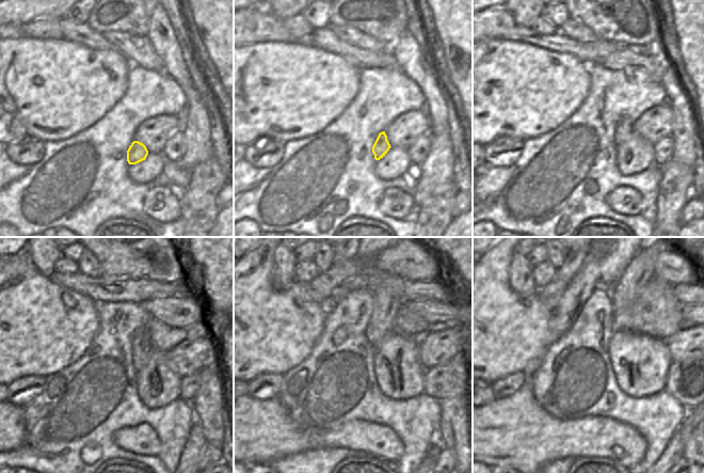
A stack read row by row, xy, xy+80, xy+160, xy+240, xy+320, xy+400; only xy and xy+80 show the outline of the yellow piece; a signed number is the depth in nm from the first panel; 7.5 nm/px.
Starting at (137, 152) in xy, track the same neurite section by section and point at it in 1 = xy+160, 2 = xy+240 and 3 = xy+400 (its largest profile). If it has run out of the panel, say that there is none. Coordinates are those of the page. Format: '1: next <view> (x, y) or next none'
1: next xy+160 (624, 127)
2: next xy+240 (141, 346)
3: next xy+400 (636, 277)

